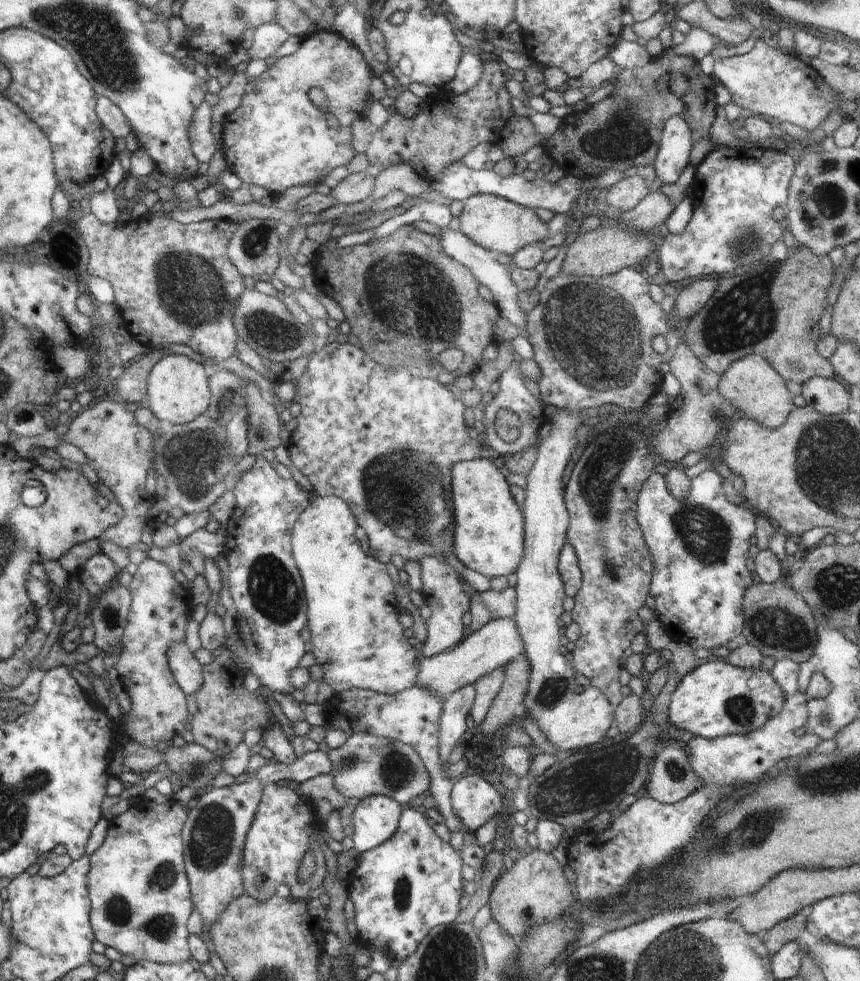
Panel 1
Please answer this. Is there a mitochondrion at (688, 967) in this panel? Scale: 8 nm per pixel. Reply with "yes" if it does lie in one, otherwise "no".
yes

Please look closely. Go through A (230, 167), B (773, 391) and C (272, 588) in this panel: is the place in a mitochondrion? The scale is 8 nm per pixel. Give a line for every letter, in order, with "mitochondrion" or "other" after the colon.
A: other
B: other
C: mitochondrion

